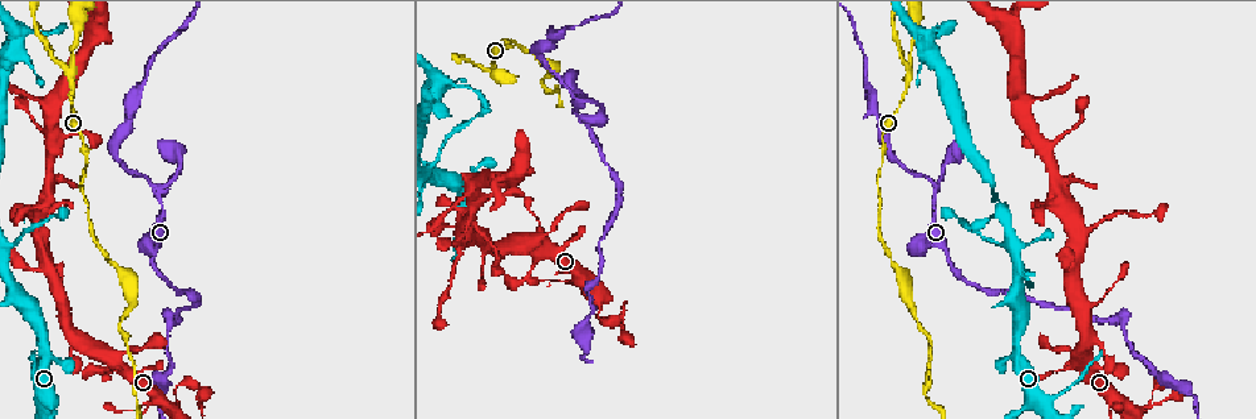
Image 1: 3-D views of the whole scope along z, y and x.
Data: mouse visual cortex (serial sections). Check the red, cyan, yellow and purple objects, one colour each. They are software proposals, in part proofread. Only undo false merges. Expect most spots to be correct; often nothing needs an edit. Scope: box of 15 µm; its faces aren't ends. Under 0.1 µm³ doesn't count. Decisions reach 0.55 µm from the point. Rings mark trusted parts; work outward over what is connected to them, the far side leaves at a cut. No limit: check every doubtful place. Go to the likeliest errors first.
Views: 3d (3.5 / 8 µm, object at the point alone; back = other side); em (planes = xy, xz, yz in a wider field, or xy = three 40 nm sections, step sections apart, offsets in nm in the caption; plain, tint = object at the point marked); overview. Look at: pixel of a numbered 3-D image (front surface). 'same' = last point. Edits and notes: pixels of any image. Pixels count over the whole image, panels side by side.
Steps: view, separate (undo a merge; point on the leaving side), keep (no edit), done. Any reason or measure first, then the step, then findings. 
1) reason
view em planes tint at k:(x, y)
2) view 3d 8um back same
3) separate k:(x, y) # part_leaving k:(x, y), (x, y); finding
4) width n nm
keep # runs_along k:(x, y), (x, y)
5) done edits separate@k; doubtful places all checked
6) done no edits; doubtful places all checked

side arm on a straight run
view 3d 3.5um at 1:(487, 70)

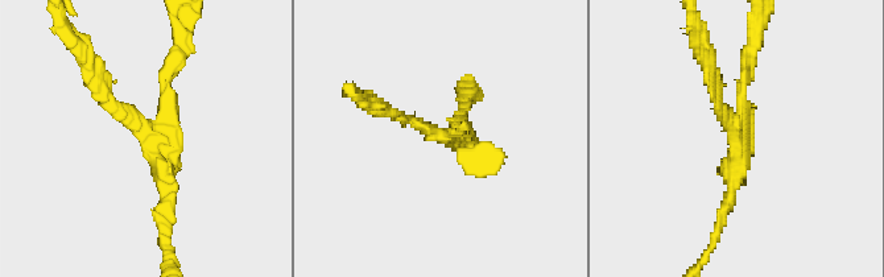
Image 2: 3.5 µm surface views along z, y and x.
arms 3; arm_widths 150, 150, 150 nm; need the tissue
view em xy step 1 tint at 2:(743, 145)

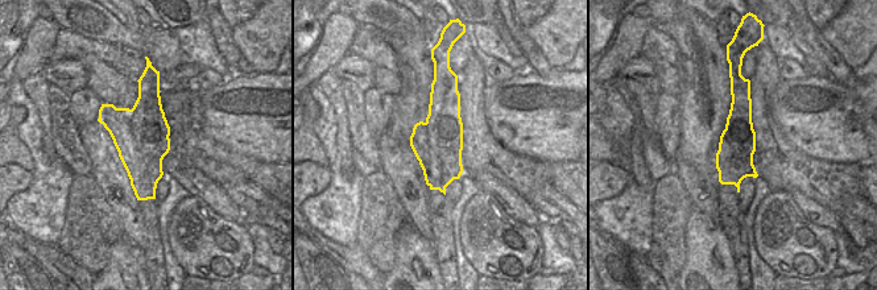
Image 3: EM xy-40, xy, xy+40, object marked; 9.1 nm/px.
width 460 nm
separate 2:(744, 74) # part_leaving 2:(742, 128), (742, 83), (755, 27); a second cell is stuck on

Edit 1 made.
view overview

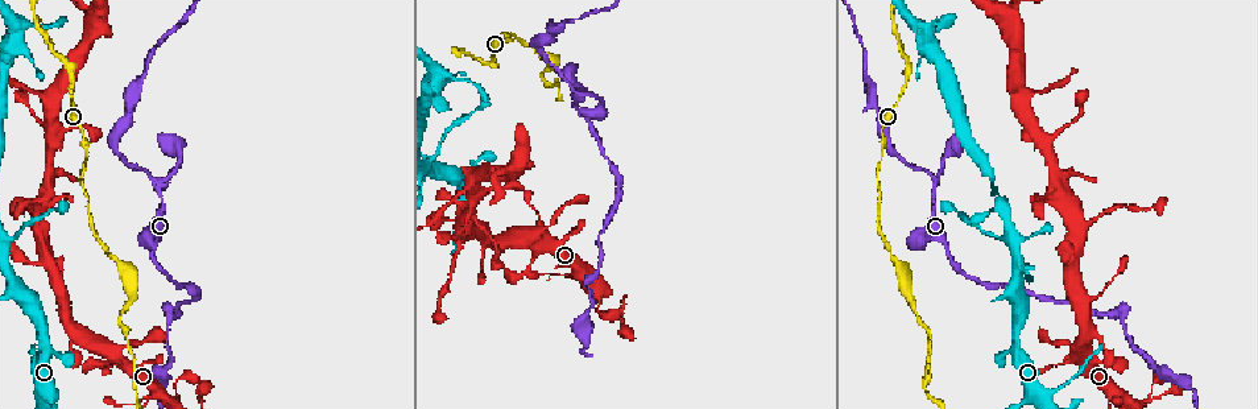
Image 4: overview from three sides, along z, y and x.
sharp bend
view 3d 3.5um at 4:(1001, 235)

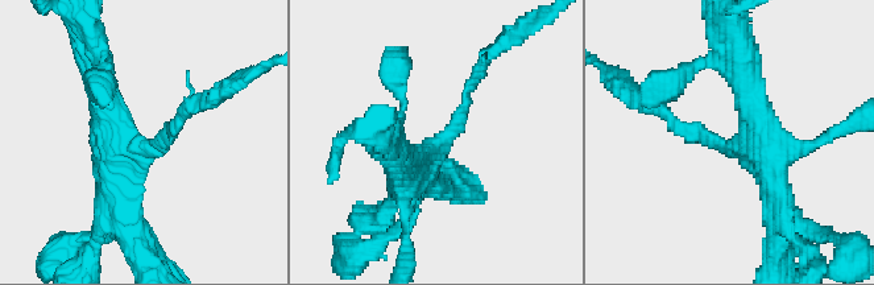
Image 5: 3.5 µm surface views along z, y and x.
arm_widths 150, 400 nm
view em xy step 5 tint at 5:(450, 135)

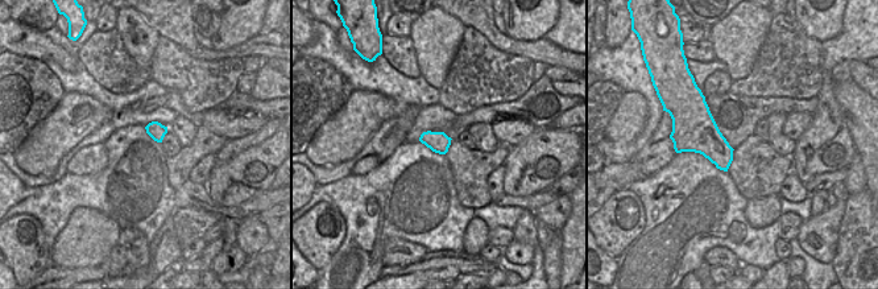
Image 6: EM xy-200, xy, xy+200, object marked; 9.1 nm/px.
keep # runs_along 5:(409, 180), (458, 128), (481, 67); continuous, no second cell

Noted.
view 3d 3.5um at 4:(161, 191)

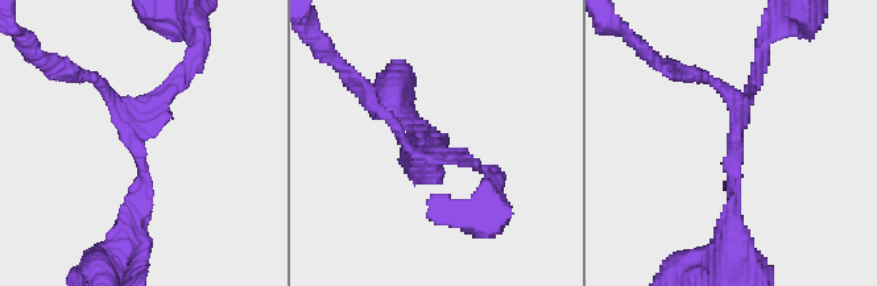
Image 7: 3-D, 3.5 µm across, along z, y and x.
arms 3; arm_widths 150, 150, 150 nm; shape alone is not enough
view em xy step 5 tint at 7:(734, 134)

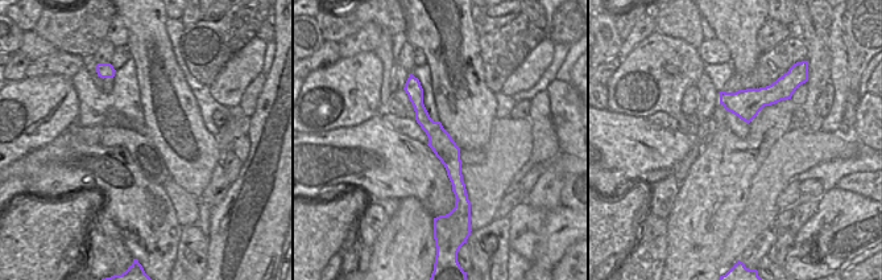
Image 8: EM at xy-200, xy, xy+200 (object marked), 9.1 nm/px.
keep # runs_along 8:(417, 87), (462, 192); continuous, no second cell

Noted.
done edits separate@2; doubtful places all checked

